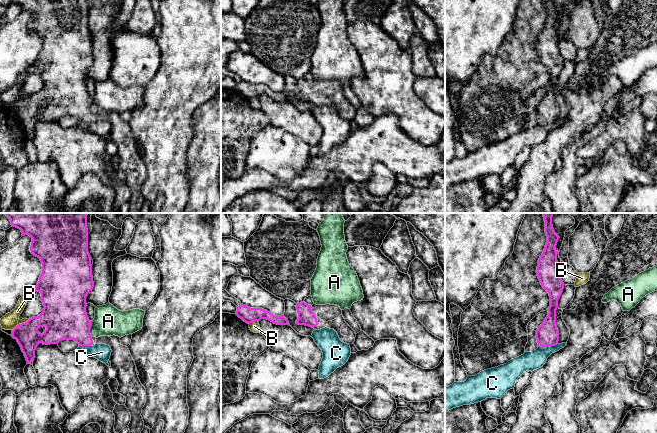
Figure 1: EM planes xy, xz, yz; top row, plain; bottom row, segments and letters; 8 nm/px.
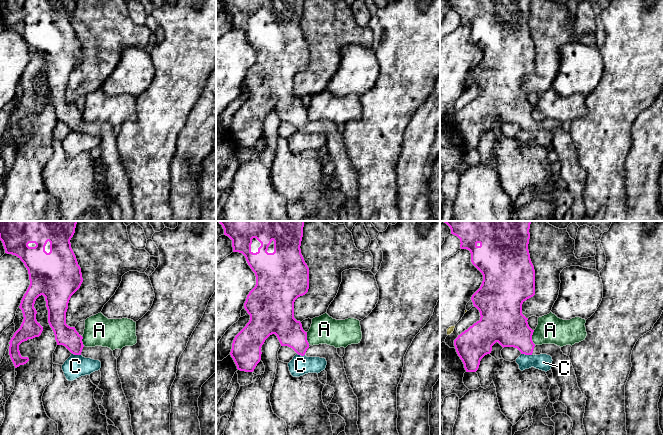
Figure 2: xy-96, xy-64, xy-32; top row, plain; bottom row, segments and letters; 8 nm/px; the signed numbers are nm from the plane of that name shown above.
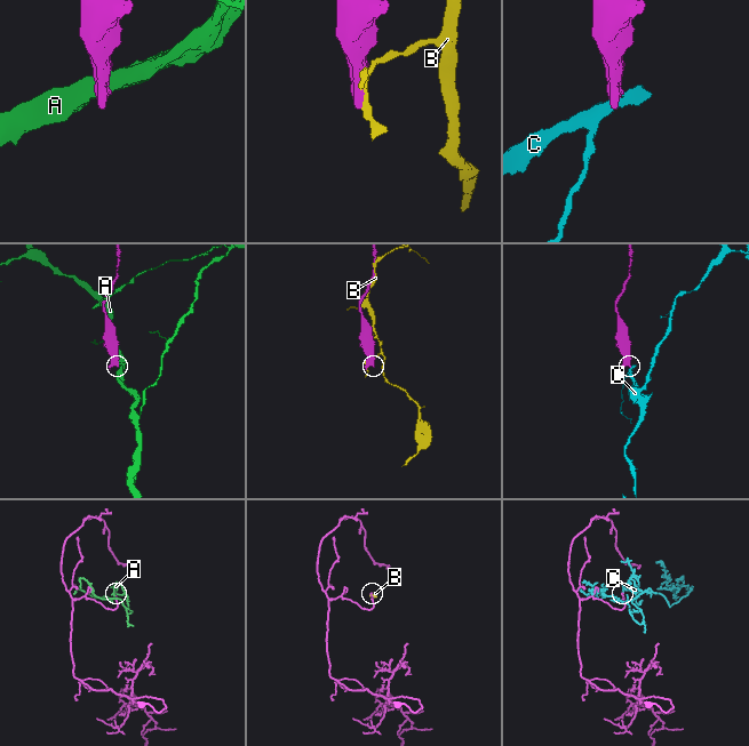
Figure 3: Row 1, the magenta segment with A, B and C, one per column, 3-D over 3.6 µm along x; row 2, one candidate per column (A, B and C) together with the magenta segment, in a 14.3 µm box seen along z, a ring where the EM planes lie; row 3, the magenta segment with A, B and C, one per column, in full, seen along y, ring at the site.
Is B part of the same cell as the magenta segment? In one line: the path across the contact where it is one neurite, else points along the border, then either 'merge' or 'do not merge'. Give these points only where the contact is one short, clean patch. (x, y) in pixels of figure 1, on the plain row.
along xy (30, 94), (25, 98), (19, 99), (12, 106) | do not merge

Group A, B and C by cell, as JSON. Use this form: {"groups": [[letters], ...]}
{"groups": [["A"], ["B"], ["C"]]}

